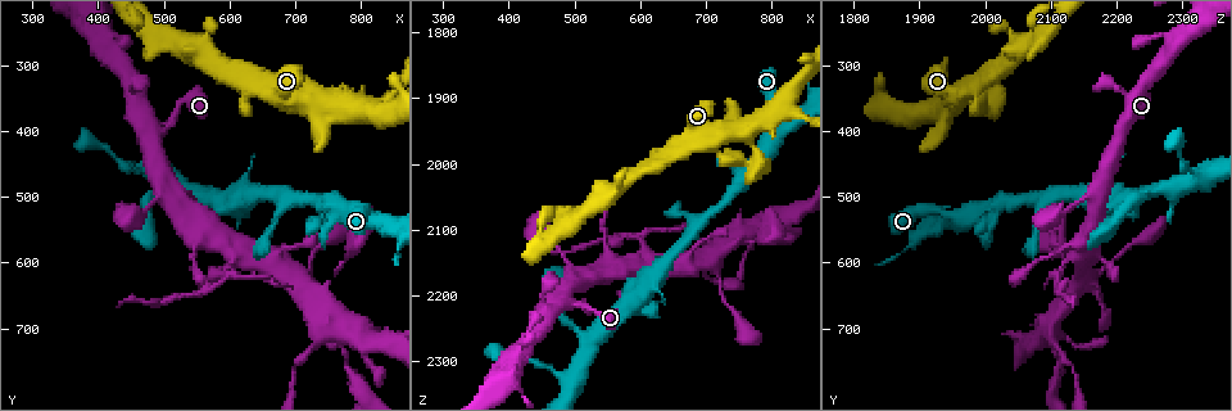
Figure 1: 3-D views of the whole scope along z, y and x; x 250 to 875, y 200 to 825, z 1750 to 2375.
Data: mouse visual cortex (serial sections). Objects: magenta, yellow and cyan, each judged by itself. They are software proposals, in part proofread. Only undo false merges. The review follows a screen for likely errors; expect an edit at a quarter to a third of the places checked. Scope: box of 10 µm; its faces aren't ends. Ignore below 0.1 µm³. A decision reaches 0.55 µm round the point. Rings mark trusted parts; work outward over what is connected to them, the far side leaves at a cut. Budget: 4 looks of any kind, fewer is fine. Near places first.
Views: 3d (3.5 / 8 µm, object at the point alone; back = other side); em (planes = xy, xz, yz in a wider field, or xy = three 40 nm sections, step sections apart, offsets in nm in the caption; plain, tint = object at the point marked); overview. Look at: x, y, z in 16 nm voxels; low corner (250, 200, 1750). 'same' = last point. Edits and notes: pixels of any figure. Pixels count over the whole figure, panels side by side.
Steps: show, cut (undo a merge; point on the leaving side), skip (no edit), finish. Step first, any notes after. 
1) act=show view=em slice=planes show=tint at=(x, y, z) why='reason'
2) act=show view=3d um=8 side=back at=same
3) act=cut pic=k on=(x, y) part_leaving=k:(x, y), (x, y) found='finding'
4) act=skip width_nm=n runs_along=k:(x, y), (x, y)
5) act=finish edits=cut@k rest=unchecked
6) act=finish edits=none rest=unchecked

act=show view=3d um=3.5 side=back at=(490, 390, 2215) why='thin arm on a thick one'

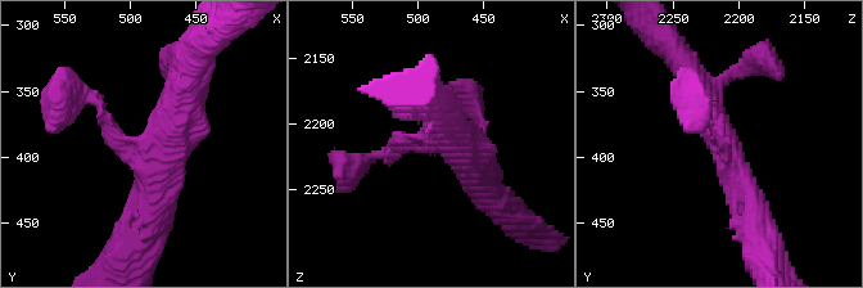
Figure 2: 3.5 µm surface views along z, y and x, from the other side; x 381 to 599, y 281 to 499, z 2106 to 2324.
act=show view=em slice=planes show=tint at=(492, 392, 2212) arms=3 arm_widths_nm=150,400,400 why='now the EM'

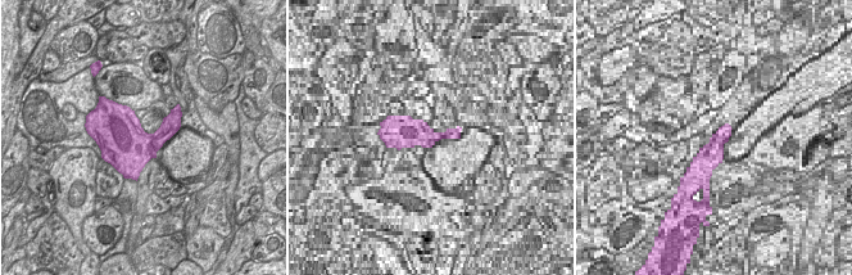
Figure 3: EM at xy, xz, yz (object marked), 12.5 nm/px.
act=skip runs_along=2:(82, 97), (153, 160), (153, 223) found='all the same cell'

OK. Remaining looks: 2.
act=show view=3d um=8 at=(605, 595, 2120) why='sudden change in width'

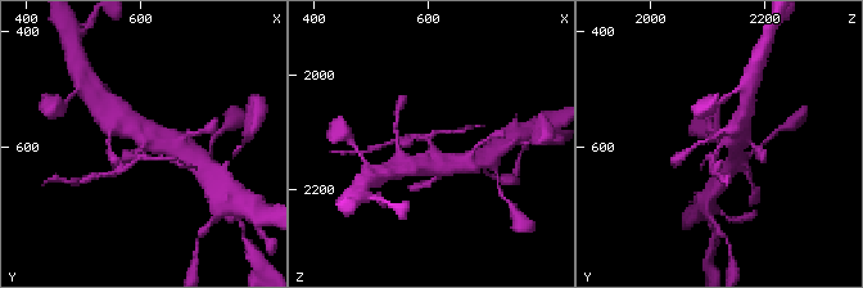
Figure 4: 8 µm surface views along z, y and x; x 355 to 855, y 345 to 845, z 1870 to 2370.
act=show view=em slice=planes show=tint at=same

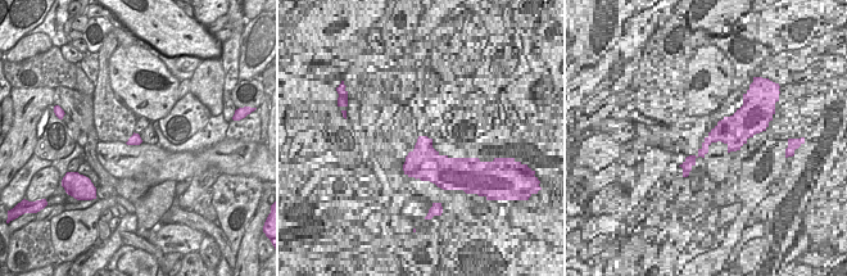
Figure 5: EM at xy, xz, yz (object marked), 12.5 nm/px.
act=cut pic=4 on=(407, 142) part_leaving=4:(144, 148), (130, 166), (102, 174) found='a second cell is stuck on'

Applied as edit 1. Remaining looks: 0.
act=finish edits=cut@4 rest=unchecked

